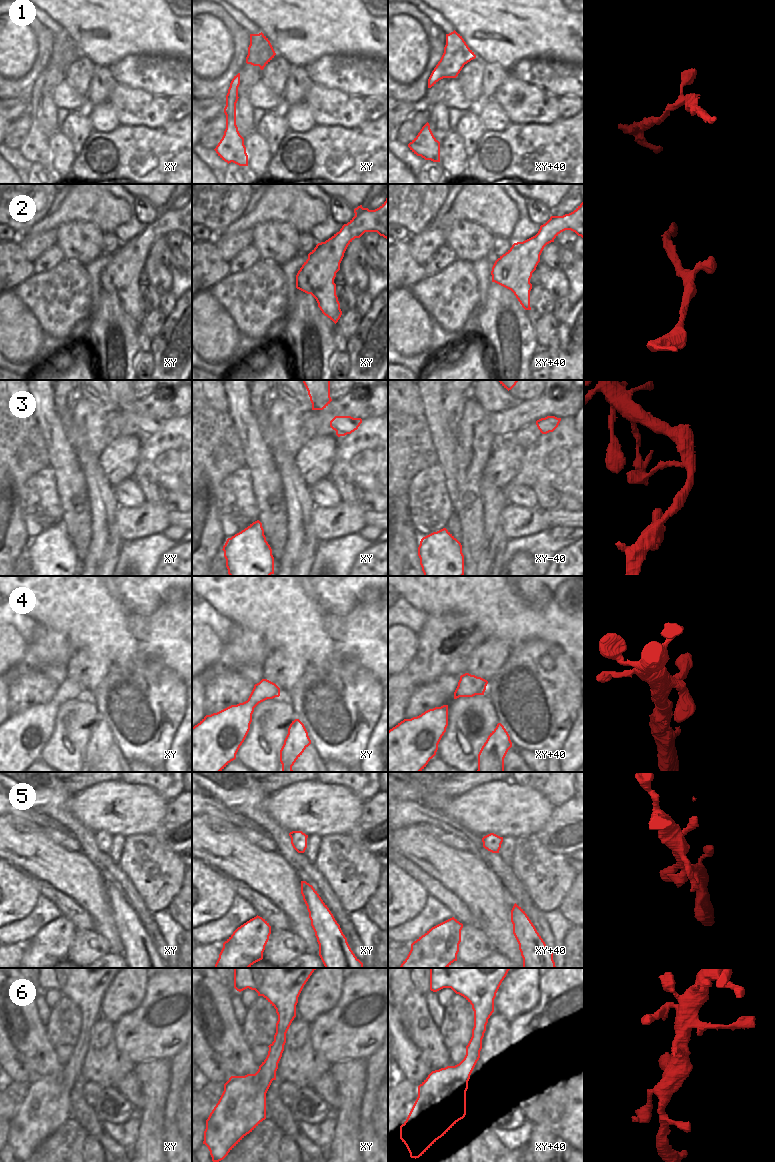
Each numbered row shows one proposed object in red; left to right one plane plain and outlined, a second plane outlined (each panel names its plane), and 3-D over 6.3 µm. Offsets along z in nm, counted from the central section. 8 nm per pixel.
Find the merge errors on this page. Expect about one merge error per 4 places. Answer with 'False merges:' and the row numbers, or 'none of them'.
False merges: none of them

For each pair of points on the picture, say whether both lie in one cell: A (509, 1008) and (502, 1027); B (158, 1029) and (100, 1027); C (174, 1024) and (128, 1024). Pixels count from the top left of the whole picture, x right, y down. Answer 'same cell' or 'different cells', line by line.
A: different cells
B: different cells
C: same cell

